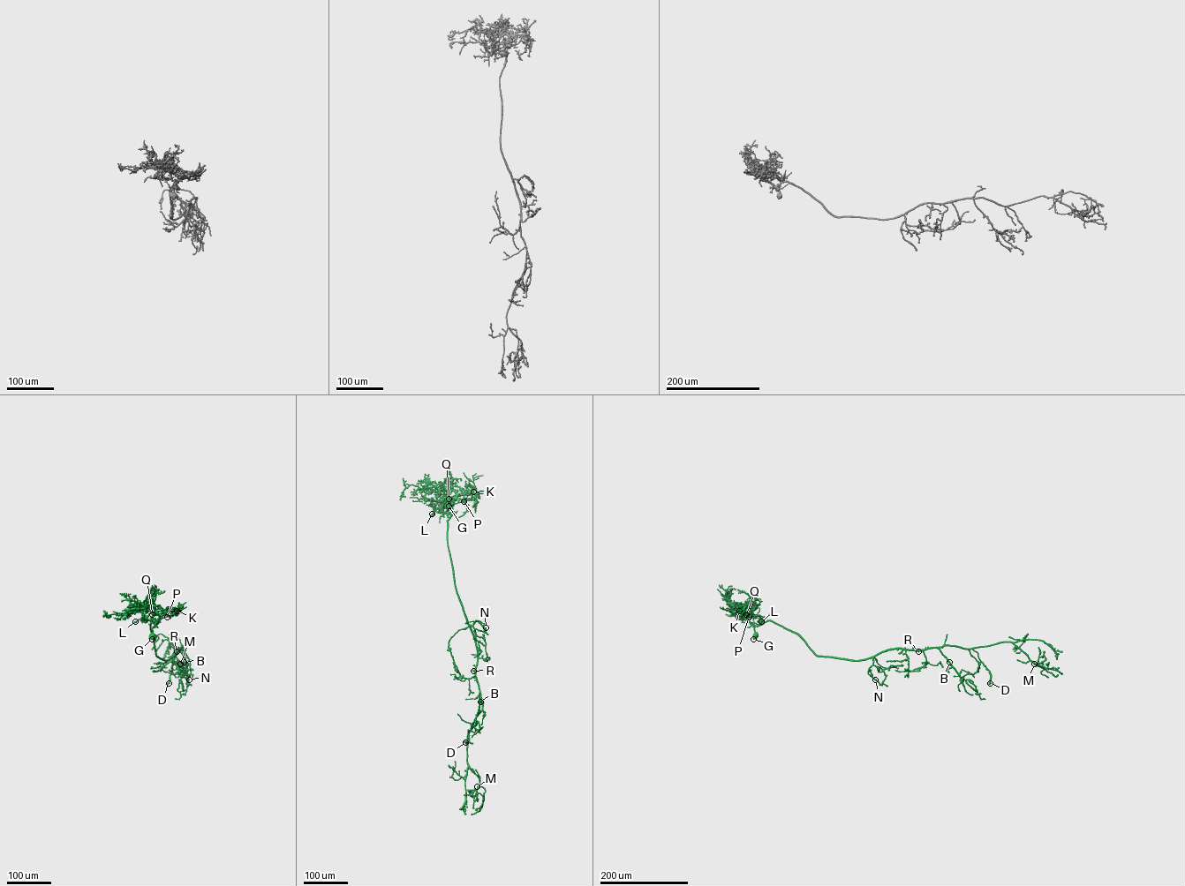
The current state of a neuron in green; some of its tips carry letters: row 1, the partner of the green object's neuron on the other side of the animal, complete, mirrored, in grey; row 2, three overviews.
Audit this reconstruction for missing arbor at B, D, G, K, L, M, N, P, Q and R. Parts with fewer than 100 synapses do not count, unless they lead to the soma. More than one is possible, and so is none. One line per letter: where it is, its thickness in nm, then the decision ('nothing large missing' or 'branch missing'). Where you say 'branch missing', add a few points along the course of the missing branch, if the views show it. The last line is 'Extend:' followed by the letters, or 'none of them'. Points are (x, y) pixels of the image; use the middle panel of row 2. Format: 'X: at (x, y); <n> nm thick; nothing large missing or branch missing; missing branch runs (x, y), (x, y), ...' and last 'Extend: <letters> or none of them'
B: at (480, 702); 650 nm thick; nothing large missing
D: at (465, 742); 440 nm thick; nothing large missing
G: at (449, 506); 750 nm thick; nothing large missing
K: at (473, 491); 300 nm thick; nothing large missing
L: at (432, 514); 280 nm thick; nothing large missing
M: at (477, 786); 650 nm thick; nothing large missing
N: at (486, 627); 650 nm thick; nothing large missing
P: at (464, 501); 320 nm thick; nothing large missing
Q: at (449, 499); 280 nm thick; nothing large missing
R: at (473, 671); 700 nm thick; nothing large missing
Extend: none of them

